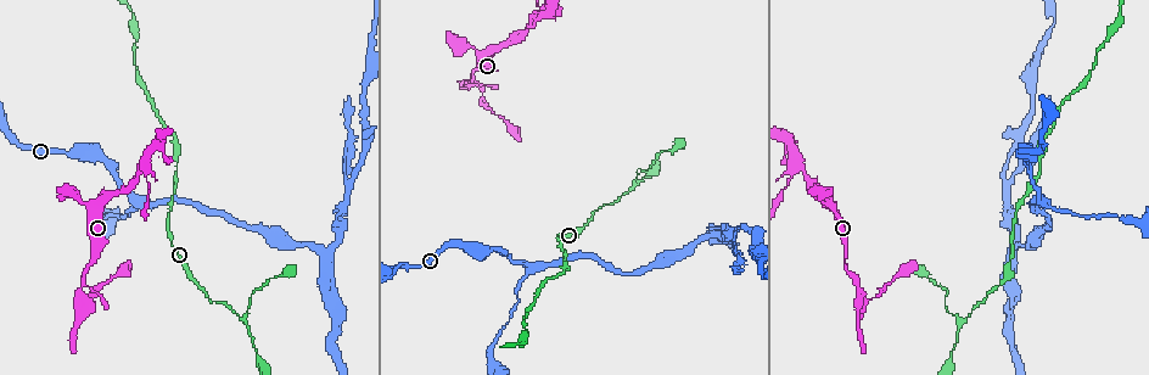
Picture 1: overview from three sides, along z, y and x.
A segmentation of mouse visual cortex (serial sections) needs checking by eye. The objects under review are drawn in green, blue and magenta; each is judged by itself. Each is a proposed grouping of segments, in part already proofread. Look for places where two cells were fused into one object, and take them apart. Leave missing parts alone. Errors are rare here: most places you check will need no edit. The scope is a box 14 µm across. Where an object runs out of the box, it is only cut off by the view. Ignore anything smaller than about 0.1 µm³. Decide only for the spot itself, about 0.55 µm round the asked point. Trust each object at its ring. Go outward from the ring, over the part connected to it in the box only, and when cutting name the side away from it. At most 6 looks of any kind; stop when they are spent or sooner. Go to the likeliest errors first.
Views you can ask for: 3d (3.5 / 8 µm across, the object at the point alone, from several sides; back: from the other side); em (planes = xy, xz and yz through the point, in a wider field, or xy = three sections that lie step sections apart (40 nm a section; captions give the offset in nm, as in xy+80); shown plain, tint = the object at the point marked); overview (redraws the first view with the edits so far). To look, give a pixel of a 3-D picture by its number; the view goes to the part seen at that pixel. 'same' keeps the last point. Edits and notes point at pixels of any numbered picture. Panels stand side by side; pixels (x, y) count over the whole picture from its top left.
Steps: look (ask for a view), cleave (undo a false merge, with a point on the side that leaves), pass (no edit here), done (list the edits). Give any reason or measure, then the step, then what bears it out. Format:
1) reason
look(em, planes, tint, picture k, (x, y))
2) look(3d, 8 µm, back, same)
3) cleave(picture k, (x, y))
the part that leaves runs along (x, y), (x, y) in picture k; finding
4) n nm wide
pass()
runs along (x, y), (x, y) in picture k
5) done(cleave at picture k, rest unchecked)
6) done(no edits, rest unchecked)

look(3d, 3.5 µm, back, picture 1, (82, 298))

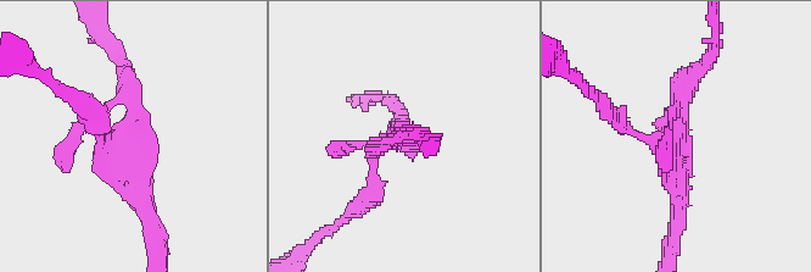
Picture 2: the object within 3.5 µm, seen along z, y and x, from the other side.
now the EM
look(em, xy, step 1, tint, picture 2, (122, 129))

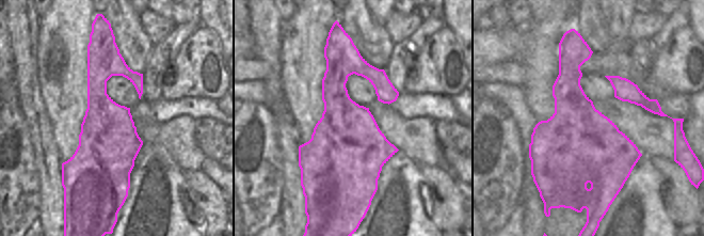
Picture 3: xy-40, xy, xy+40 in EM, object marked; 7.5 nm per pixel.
pass()
one cell here

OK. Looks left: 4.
arms part here
look(3d, 3.5 µm, back, picture 1, (136, 205))

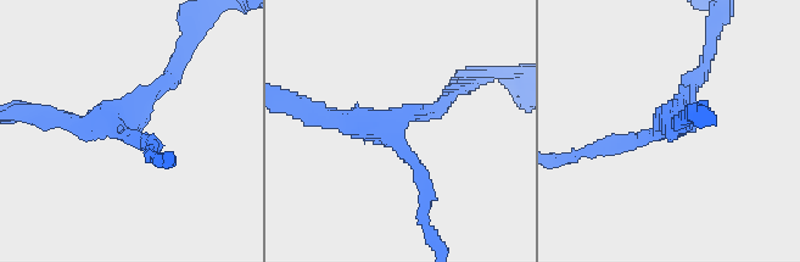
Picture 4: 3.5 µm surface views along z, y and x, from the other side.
look(em, xy, step 2, plain, picture 4, (123, 126))

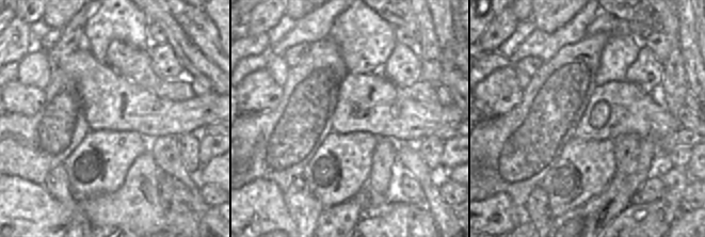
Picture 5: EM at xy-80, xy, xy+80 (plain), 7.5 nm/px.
look(em, xy, step 2, tint, same)

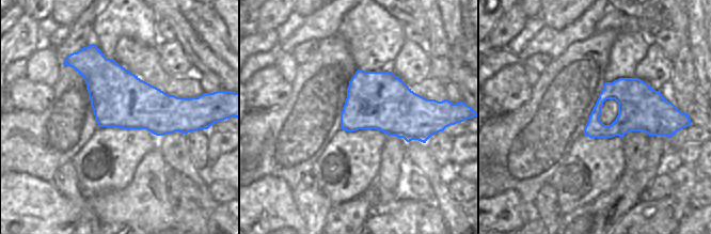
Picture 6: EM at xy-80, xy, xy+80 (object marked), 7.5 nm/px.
3 arms; arms of 200, 200, 250 nm
pass()
runs along (177, 68), (124, 124), (43, 117) in picture 4; all the same cell

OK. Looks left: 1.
done(no edits, rest unchecked)

